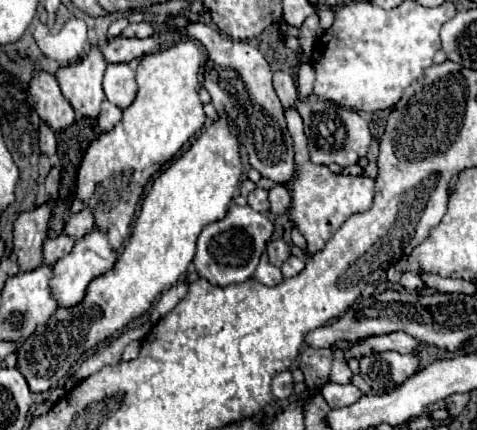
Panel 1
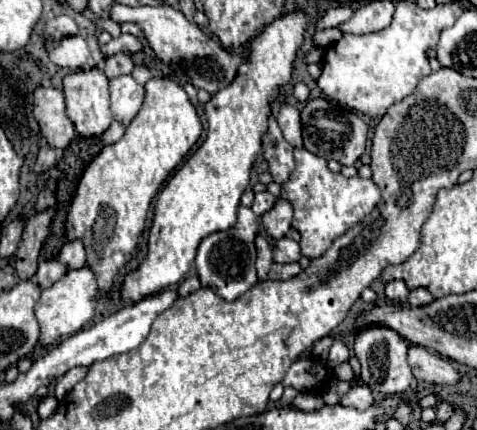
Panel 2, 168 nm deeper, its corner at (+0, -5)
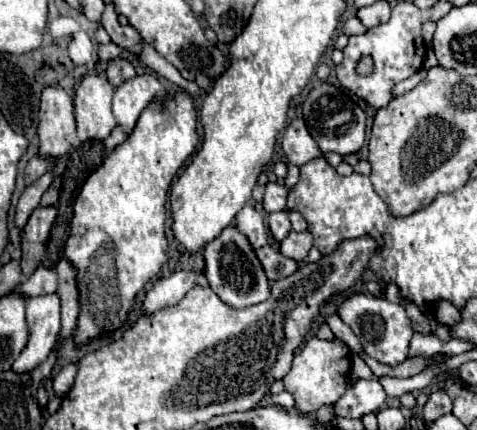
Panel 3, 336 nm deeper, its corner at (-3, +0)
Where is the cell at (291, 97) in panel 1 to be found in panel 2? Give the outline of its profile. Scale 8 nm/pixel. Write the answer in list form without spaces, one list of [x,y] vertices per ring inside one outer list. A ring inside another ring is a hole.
[[[281,103],[277,121],[279,121],[279,127],[281,127],[285,139],[293,147],[303,147],[303,141],[301,141],[301,123],[299,123],[299,109],[295,105],[291,105],[291,103]]]

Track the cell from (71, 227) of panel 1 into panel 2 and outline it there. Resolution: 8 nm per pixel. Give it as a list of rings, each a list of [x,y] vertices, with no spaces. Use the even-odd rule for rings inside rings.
[[[67,241],[59,253],[59,259],[69,267],[69,269],[77,269],[85,265],[85,247],[81,245],[81,241]]]

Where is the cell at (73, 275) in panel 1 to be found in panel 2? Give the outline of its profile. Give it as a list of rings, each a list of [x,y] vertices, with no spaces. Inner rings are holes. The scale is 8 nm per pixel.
[[[83,265],[81,269],[69,269],[65,277],[55,281],[51,287],[41,291],[41,297],[35,305],[35,315],[41,325],[41,345],[51,345],[55,341],[61,341],[77,331],[81,331],[95,315],[97,309],[97,293],[99,285],[97,279],[93,277],[93,271]]]

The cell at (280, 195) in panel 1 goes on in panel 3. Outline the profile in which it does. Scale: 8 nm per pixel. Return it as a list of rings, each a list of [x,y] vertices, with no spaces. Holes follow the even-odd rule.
[[[282,210],[282,212],[272,212],[268,216],[268,226],[270,226],[270,232],[274,236],[276,242],[284,240],[284,236],[288,236],[290,232],[290,220],[288,220],[288,212]]]

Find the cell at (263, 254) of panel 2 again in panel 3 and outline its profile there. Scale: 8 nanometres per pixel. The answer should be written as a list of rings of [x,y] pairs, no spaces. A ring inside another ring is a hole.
[[[252,204],[244,206],[236,214],[234,224],[248,238],[252,248],[260,248],[260,246],[266,244],[266,228],[264,228],[264,222],[262,222],[262,214]]]

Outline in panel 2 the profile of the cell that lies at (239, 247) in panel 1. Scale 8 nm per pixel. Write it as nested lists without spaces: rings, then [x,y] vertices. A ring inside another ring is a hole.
[[[239,207],[237,223],[227,229],[227,231],[217,231],[205,237],[199,243],[197,257],[195,257],[195,267],[197,275],[201,281],[201,287],[213,289],[219,297],[225,301],[235,301],[241,297],[245,291],[249,291],[257,283],[257,271],[255,271],[255,237],[259,233],[259,223],[255,213],[249,207]]]

